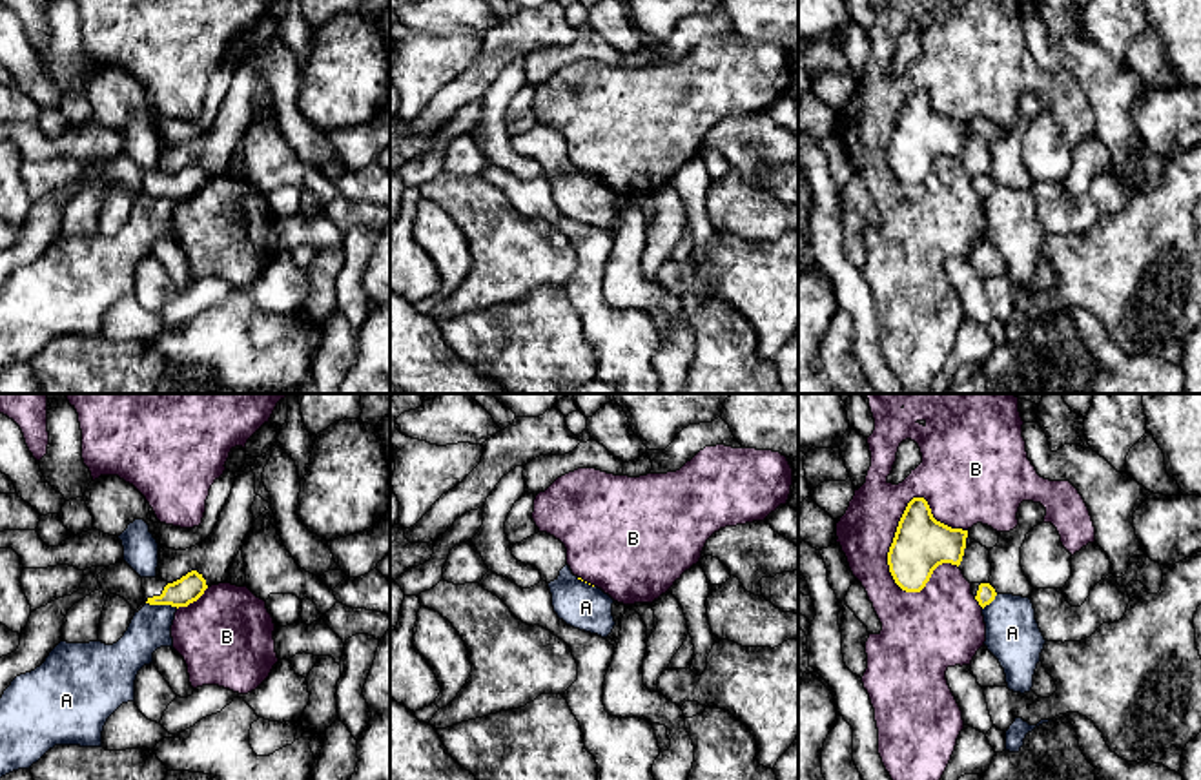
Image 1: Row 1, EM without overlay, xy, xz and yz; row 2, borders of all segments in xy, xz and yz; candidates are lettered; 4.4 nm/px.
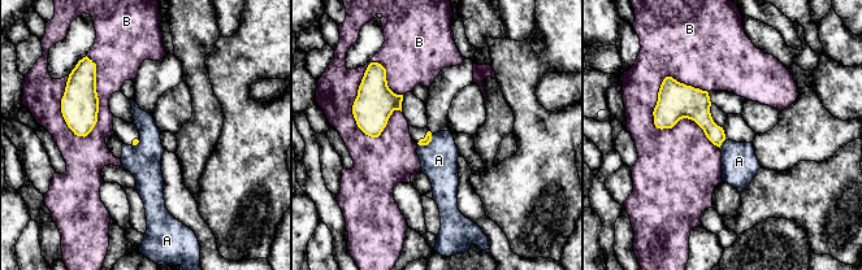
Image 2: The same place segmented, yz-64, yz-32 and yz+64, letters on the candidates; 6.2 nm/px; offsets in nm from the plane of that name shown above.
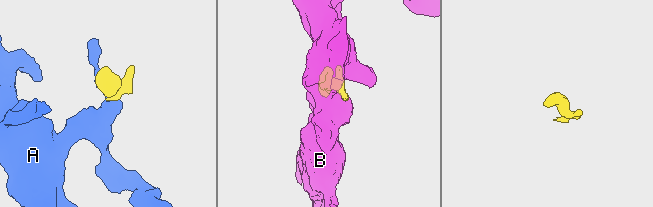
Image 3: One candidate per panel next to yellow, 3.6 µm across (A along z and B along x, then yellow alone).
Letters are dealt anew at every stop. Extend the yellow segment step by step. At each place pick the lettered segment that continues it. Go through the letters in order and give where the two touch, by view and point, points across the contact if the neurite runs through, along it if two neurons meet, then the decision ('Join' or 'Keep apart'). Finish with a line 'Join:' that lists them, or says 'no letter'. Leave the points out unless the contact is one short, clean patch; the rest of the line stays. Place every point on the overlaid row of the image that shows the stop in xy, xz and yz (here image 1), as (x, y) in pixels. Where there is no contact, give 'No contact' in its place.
A: Touches yellow at xy (163, 604). Boundary: xy (146, 602), (177, 607). Keep apart
B: Touches yellow at yz (904, 511). Keep apart
Join: no letter

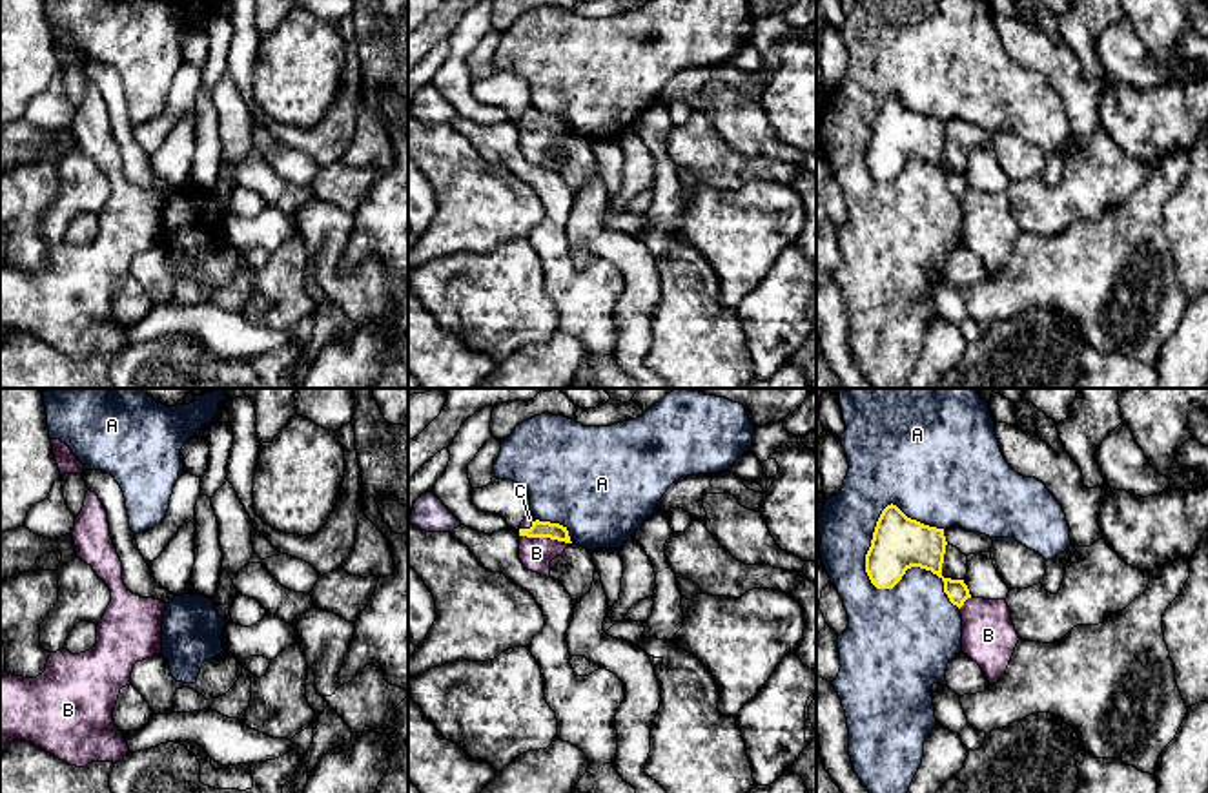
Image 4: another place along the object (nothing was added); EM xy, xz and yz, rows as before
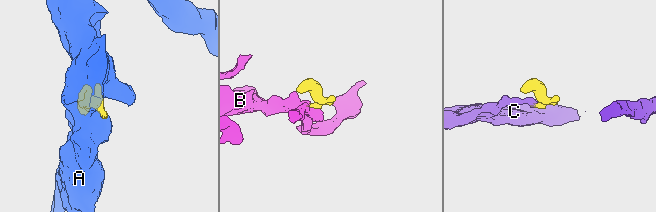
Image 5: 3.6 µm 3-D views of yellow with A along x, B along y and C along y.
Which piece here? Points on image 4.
A: Touches yellow at yz (875, 586). Keep apart
B: Touches yellow at xz (543, 536). Boundary: xz (520, 535), (549, 536), (567, 544). Keep apart
C: Touches yellow at xz (527, 529). Path across: xz (540, 529), (527, 529), (529, 518). Join
Join: C

